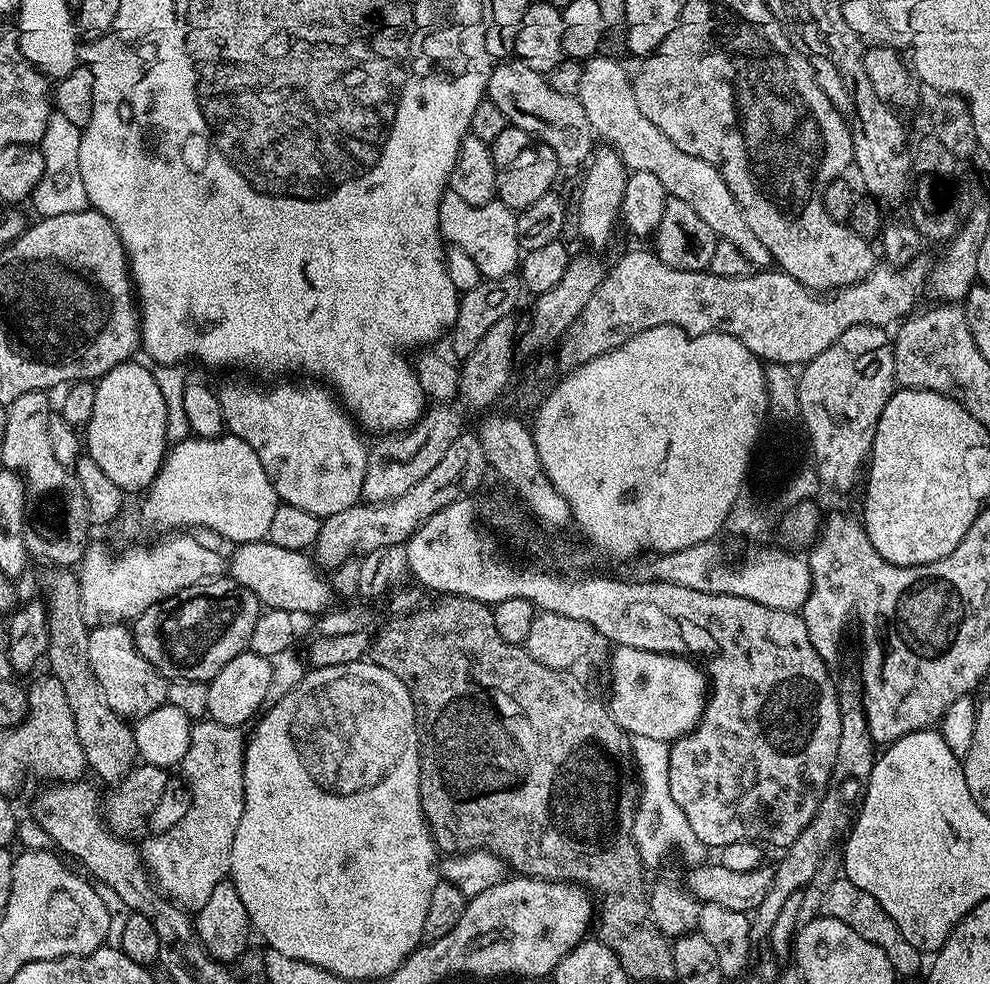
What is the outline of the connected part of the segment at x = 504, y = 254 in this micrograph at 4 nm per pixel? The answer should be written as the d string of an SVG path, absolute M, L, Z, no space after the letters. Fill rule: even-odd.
M445 191L440 197L438 222L441 237L449 245L466 250L478 266L481 277L485 280L512 276L522 263L522 249L518 246L518 226L516 212L508 208L500 199L494 199L482 206L470 206L470 202L462 202L458 194Z

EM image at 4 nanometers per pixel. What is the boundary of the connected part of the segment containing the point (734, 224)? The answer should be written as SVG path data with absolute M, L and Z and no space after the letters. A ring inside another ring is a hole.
M597 54L583 61L582 82L576 95L582 110L586 110L586 118L590 118L593 133L616 149L625 168L654 174L662 182L667 195L686 202L686 206L690 206L690 210L694 210L694 214L698 214L698 218L702 218L702 222L706 222L723 243L738 246L757 269L767 269L773 263L770 250L766 250L754 235L754 230L750 230L746 214L742 214L742 206L734 194L730 194L730 186L726 186L719 168L694 154L686 154L686 150L678 150L678 146L674 146L674 142L670 142L670 138L666 138L666 134L642 114L634 98L630 72L618 61L604 55Z

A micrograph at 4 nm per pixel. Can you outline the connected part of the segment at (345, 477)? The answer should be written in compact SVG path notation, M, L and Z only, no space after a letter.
M228 380L221 388L218 388L218 395L221 402L222 414L224 415L224 427L231 435L242 438L242 442L246 442L254 450L254 454L258 454L258 462L262 462L262 470L266 470L266 478L270 478L270 482L276 491L277 501L289 504L290 506L298 506L298 510L306 510L306 514L314 514L318 517L326 517L330 514L338 514L341 510L350 510L350 506L361 503L364 491L362 490L362 482L366 478L366 468L368 466L368 450L369 445L364 444L361 429L358 427L357 421L353 419L347 408L340 403L335 392L331 388L320 382L304 382L308 384L280 384L284 382L276 382L273 388L263 388L260 384L251 384L248 380Z

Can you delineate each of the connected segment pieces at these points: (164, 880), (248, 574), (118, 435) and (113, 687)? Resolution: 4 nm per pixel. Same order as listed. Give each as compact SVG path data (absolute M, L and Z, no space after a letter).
M201 718L191 725L188 734L188 749L182 757L182 769L188 779L188 788L192 791L192 805L188 813L173 828L165 830L161 836L139 845L144 866L156 881L156 887L172 901L185 910L198 910L210 902L210 894L218 882L229 879L232 867L230 854L234 850L234 834L238 834L238 822L242 822L244 809L244 746L246 736L240 728L222 726Z
M267 539L237 544L231 549L230 576L260 599L265 609L277 608L293 614L323 614L333 607L334 589L329 577L304 552L286 550Z
M136 363L114 366L114 370L95 381L94 414L90 414L90 422L86 426L86 455L98 462L98 467L104 471L106 478L110 478L110 482L114 482L114 486L118 486L126 494L143 493L151 488L164 464L166 449L170 444L167 436L166 402L158 390L156 373L151 367L143 368Z
M127 623L95 625L88 637L90 667L94 670L94 678L98 678L98 686L102 686L102 694L110 710L129 722L135 722L146 714L154 714L154 710L168 703L169 681L154 666L150 666L150 662L142 658L142 654L138 654L132 629Z

